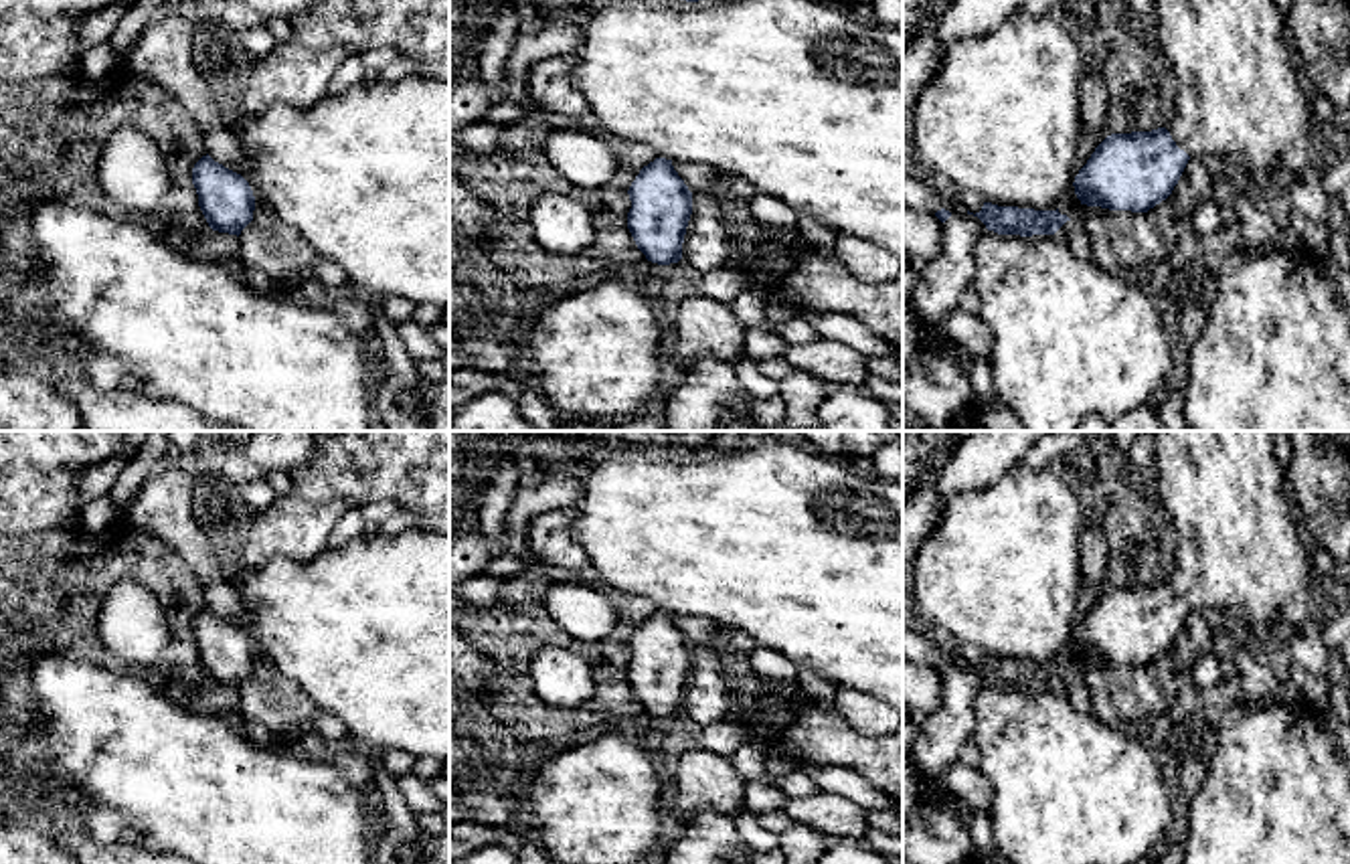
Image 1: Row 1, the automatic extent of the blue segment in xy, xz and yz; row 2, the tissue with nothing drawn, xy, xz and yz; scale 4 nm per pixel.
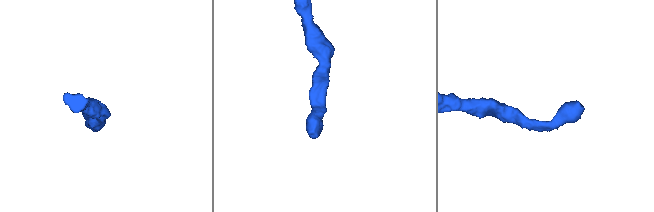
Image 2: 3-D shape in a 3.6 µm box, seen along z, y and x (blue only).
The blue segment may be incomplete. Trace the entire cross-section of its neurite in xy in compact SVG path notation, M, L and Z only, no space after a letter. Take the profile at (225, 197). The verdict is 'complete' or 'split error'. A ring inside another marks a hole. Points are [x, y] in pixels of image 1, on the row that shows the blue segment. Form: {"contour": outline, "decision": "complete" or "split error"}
{"contour": "M208 154L192 168L198 206L213 231L241 235L253 221L255 196L249 182Z", "decision": "complete"}

